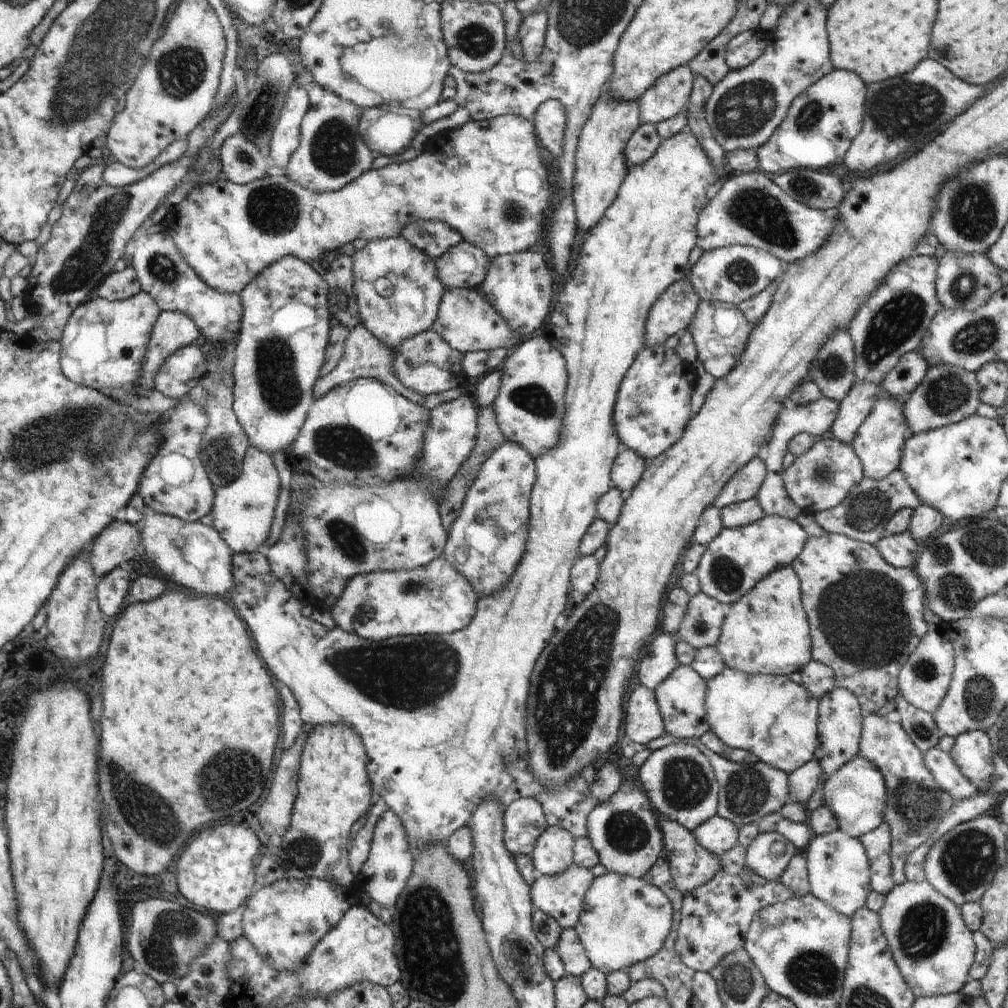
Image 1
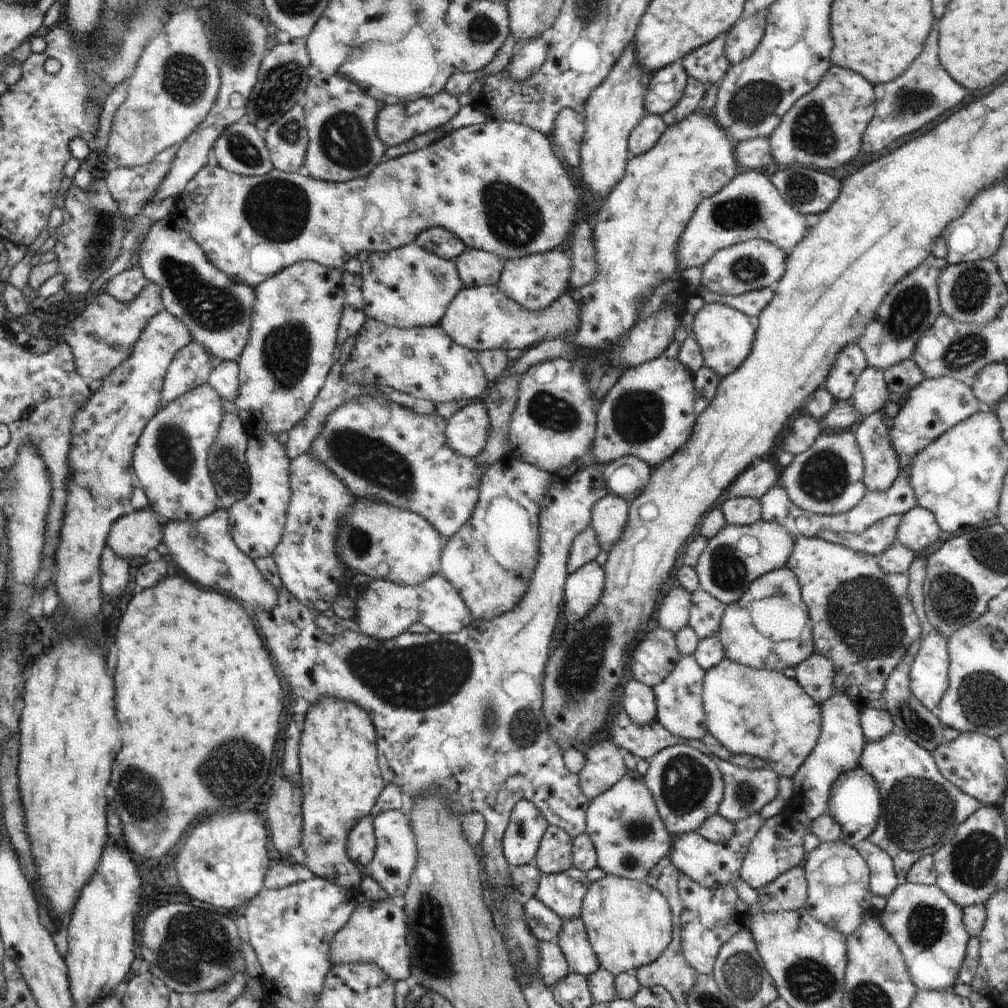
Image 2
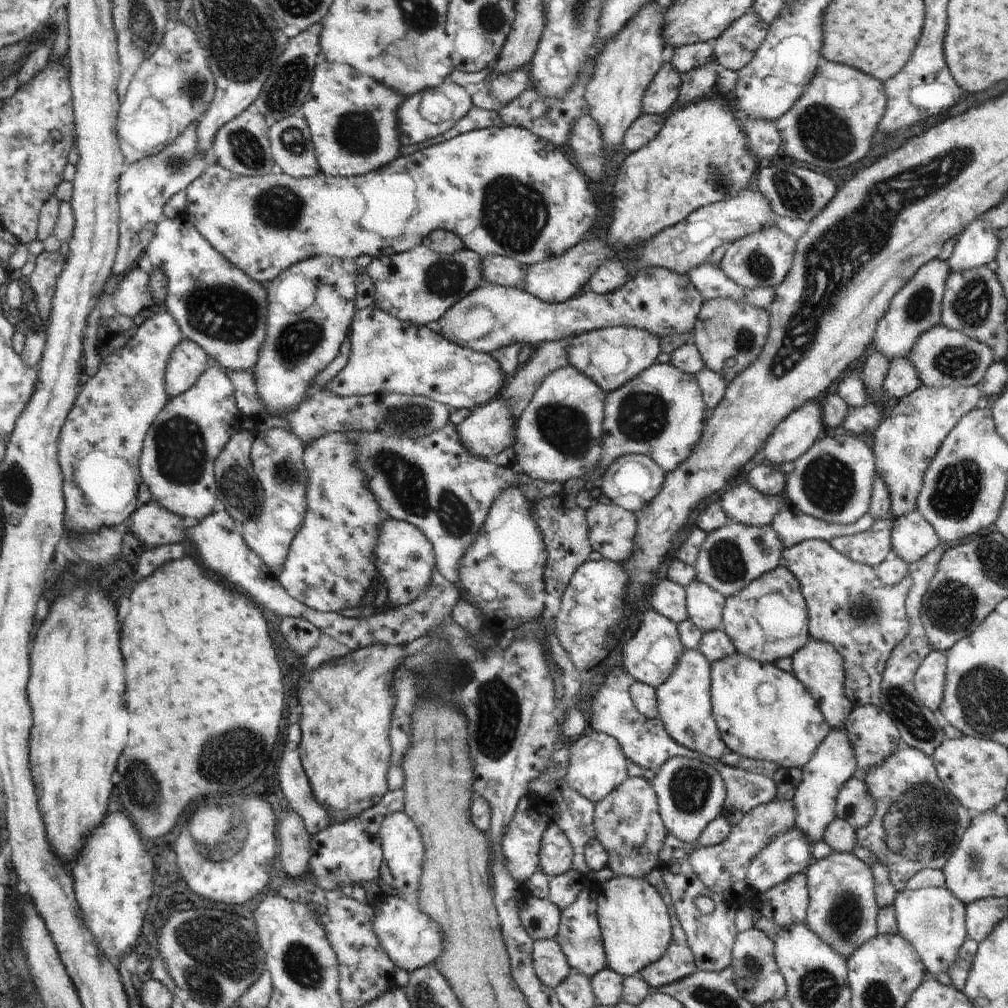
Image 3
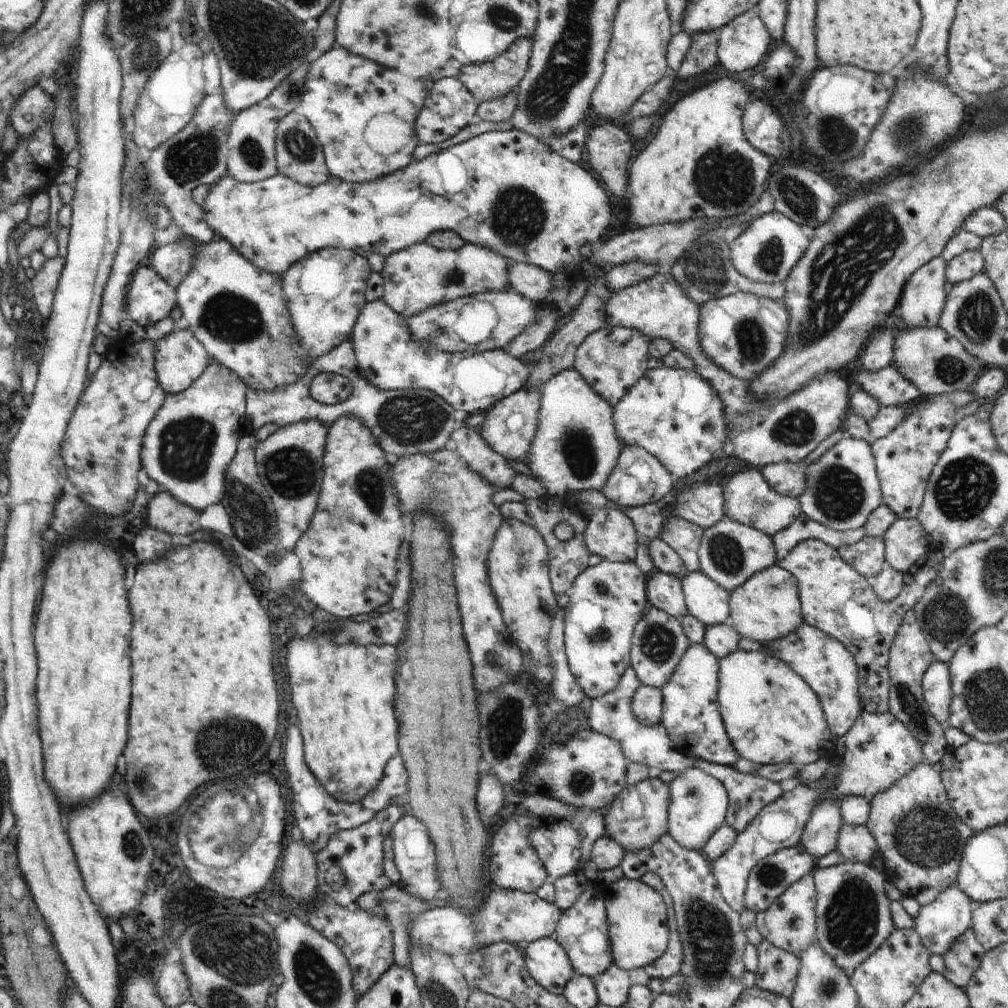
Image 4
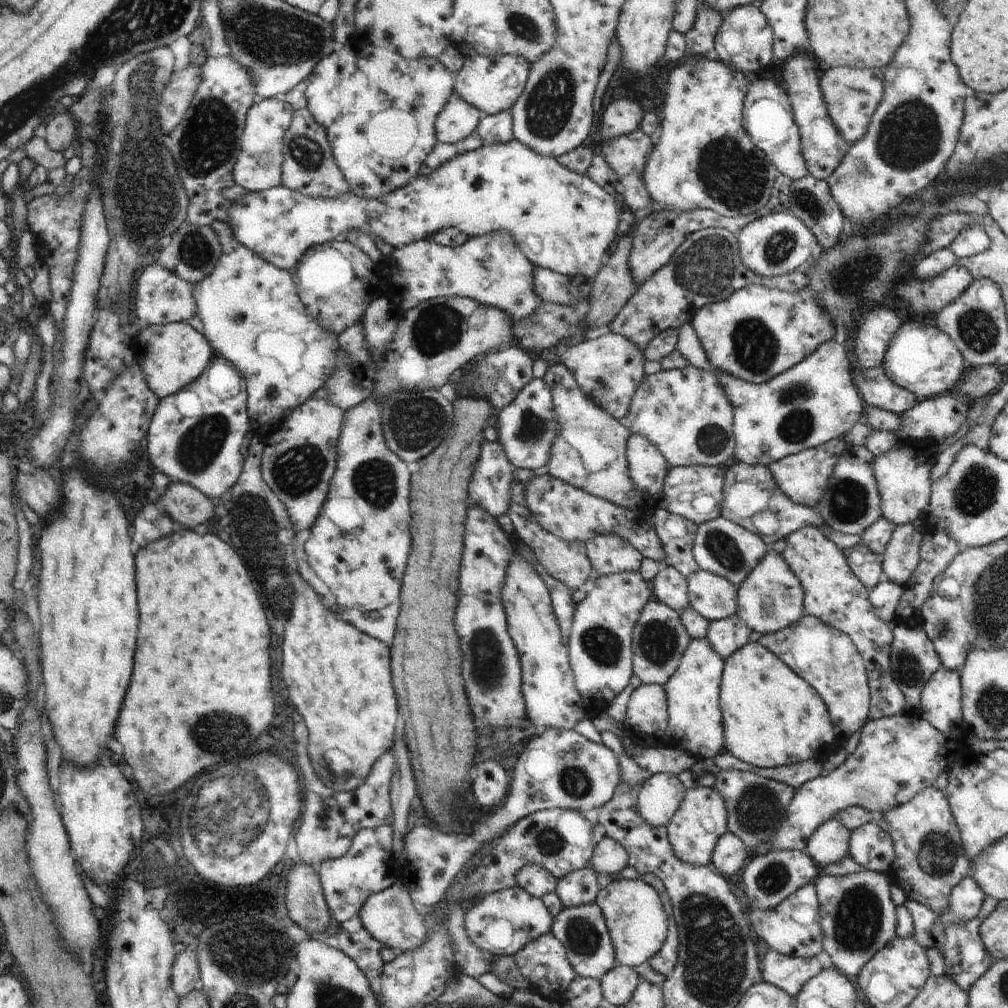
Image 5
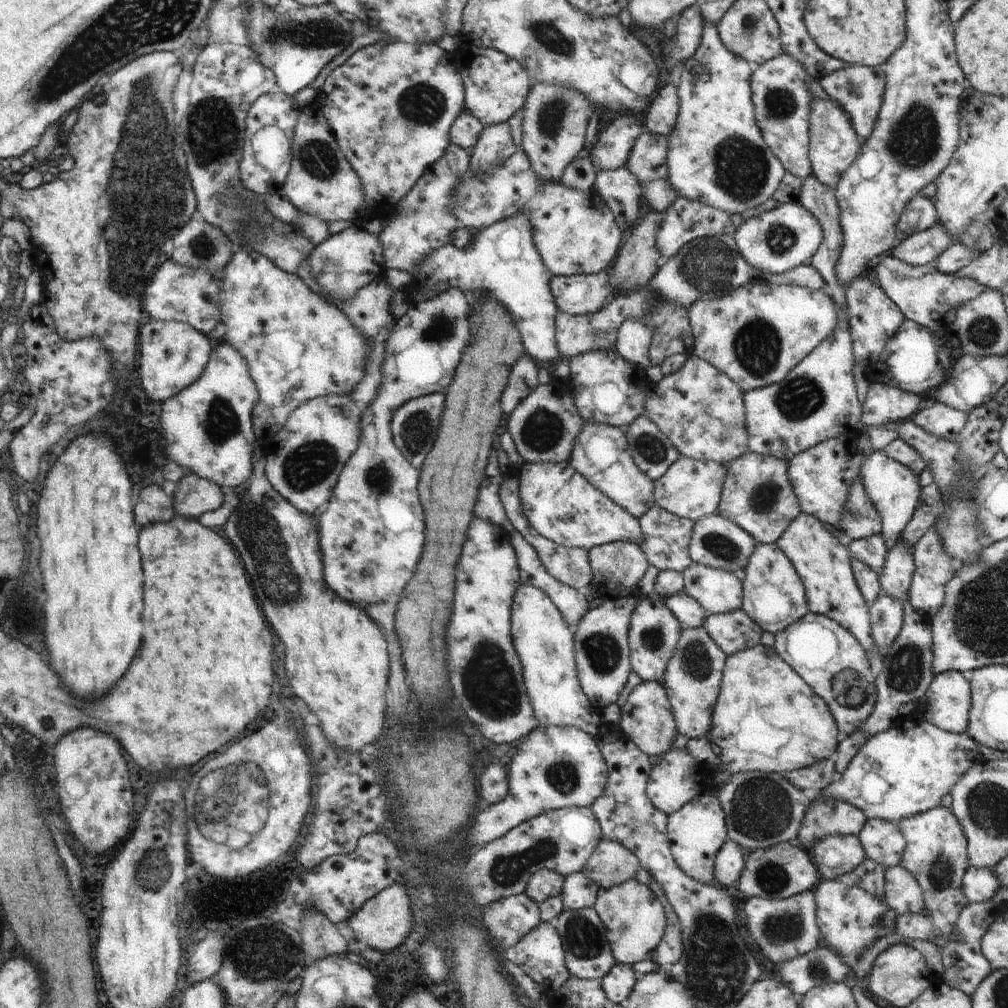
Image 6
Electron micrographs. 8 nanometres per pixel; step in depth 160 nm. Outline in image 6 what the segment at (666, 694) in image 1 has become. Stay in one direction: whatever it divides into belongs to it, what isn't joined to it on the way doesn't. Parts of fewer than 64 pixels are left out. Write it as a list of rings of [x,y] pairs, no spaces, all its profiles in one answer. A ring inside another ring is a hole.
[[[703,626],[681,630],[661,683],[666,689],[678,732],[689,739],[706,736],[711,727],[726,659],[727,654],[710,638]]]

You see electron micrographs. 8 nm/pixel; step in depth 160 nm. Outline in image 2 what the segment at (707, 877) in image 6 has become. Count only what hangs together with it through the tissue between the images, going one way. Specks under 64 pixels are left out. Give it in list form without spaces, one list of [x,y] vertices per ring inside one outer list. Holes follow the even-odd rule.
[[[670,744],[670,746],[662,749],[648,761],[649,768],[643,777],[652,793],[665,829],[674,837],[691,832],[696,833],[709,816],[717,813],[719,804],[723,799],[723,778],[717,764],[710,756],[684,744]]]

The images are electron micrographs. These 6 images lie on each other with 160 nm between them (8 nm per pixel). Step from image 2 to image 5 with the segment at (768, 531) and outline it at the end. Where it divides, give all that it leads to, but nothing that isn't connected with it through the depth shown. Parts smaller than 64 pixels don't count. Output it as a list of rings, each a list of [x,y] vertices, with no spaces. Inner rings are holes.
[[[723,517],[697,526],[692,557],[699,569],[720,576],[738,588],[765,556],[768,546],[756,534]]]

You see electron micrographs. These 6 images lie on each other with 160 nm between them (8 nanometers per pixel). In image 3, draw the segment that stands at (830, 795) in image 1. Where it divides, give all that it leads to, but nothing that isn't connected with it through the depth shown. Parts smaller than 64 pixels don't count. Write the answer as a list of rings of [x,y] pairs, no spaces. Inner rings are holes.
[[[850,777],[841,787],[837,796],[835,813],[838,819],[845,820],[857,831],[865,827],[872,816],[875,806],[865,782]]]

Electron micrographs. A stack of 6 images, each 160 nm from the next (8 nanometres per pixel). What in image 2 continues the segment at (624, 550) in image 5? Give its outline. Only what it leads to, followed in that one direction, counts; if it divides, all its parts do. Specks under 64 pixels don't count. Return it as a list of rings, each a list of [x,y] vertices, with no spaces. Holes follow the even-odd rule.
[[[607,494],[594,504],[591,510],[590,526],[596,531],[602,550],[609,552],[619,539],[625,529],[628,513],[629,503],[619,494]]]

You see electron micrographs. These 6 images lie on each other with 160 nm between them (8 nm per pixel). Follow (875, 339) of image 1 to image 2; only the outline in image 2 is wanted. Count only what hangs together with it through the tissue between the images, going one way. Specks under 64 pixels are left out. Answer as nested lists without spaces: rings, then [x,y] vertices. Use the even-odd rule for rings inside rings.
[[[930,255],[890,289],[878,307],[875,319],[867,322],[856,342],[872,368],[883,371],[912,358],[916,353],[918,340],[935,323],[938,314],[941,314],[938,278],[948,265],[946,259]]]

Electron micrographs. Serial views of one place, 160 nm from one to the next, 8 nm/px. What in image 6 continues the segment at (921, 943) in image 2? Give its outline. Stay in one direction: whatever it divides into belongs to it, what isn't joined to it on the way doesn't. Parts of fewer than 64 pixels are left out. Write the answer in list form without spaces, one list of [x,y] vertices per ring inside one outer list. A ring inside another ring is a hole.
[[[969,867],[962,878],[962,894],[970,904],[989,902],[997,898],[1000,884],[988,868]]]

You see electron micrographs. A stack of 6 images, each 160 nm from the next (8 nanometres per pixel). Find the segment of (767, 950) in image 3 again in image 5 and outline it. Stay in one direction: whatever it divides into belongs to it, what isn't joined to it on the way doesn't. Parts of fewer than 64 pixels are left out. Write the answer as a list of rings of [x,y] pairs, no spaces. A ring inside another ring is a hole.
[[[774,949],[768,952],[762,960],[762,978],[764,983],[770,983],[795,997],[806,984],[823,969],[817,957],[789,957]]]

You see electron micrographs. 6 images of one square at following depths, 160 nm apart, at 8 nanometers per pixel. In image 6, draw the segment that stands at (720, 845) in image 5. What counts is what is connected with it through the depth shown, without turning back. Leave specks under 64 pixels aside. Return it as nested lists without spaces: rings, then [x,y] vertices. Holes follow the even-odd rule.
[[[727,840],[714,859],[715,883],[726,889],[735,886],[746,866],[746,855],[739,844]]]

